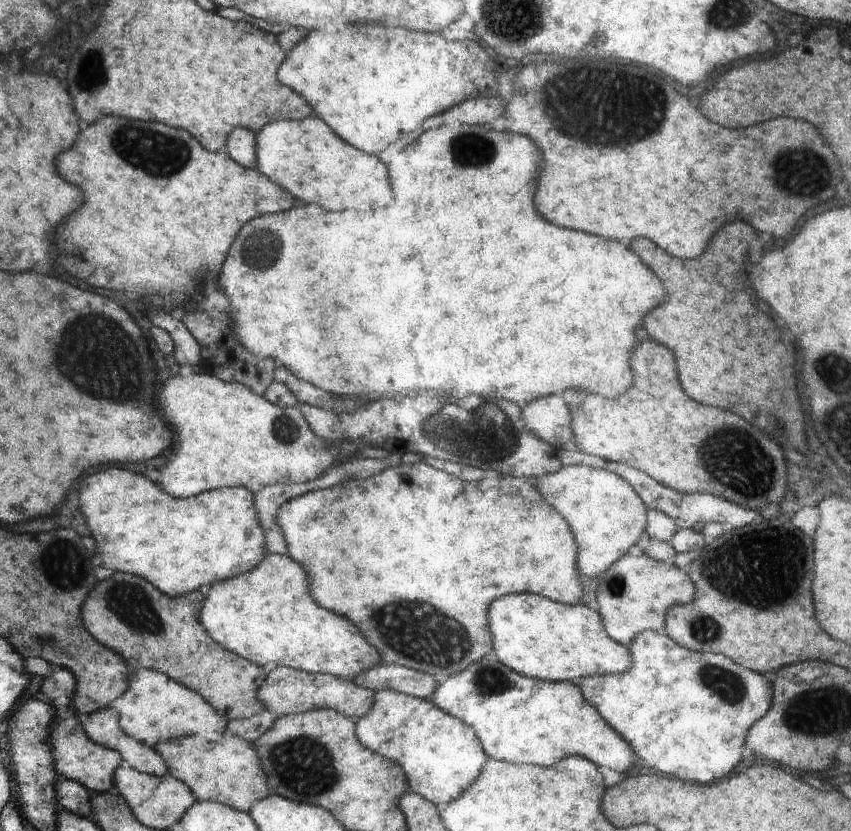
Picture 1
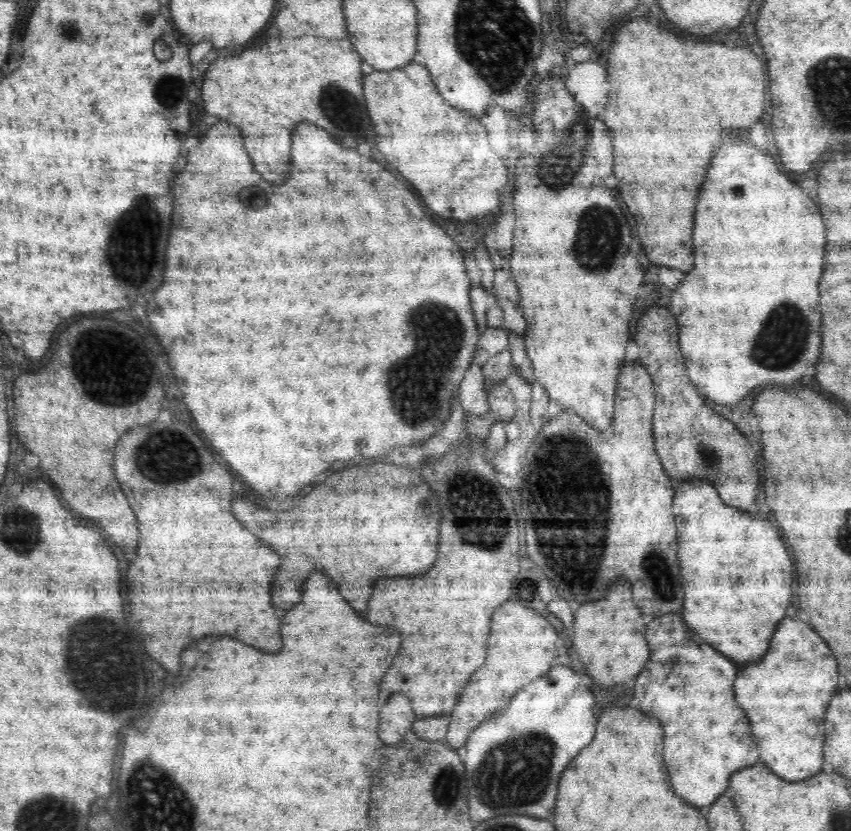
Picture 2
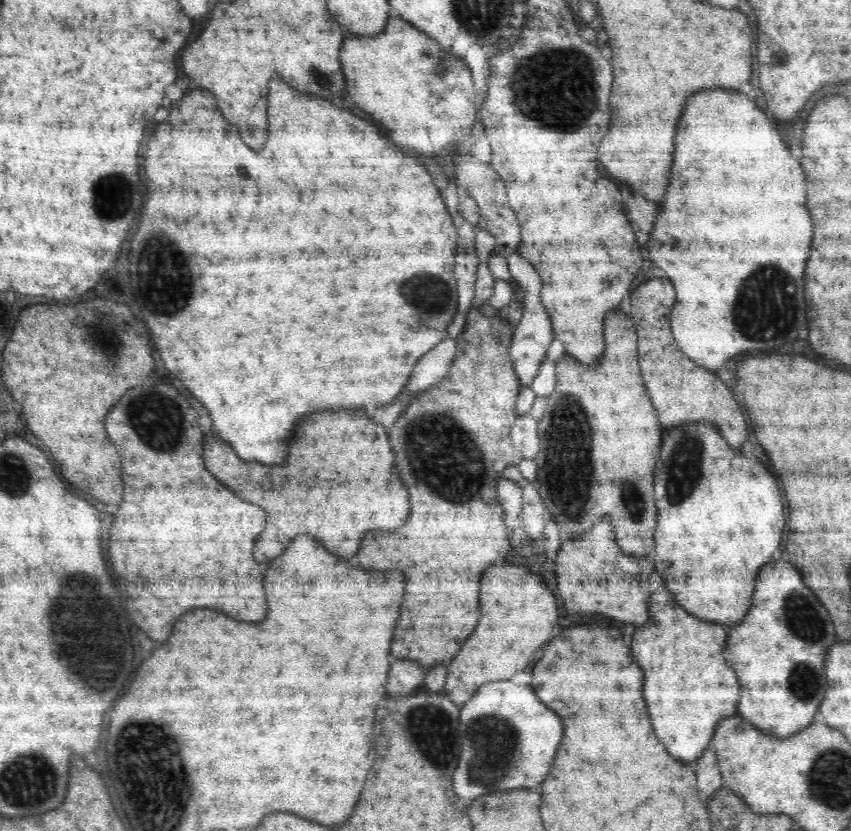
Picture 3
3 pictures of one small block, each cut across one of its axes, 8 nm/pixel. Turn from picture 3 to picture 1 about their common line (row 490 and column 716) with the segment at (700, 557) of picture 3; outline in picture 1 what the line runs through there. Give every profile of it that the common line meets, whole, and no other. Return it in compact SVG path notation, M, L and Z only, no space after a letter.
M641 632L634 637L628 650L632 668L624 674L588 675L576 684L586 702L590 702L652 768L670 776L678 774L682 780L698 784L710 784L712 780L728 776L742 760L742 746L750 727L769 711L773 697L772 678L744 668L727 656L688 650L664 632Z

